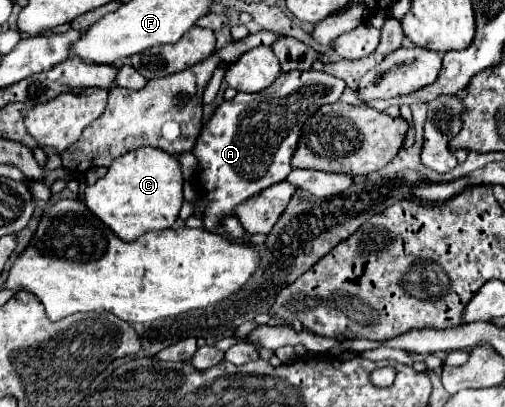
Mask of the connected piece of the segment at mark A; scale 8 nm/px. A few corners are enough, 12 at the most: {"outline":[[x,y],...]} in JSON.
{"outline":[[288,71],[224,101],[194,155],[214,231],[292,171],[296,123],[346,83]]}

